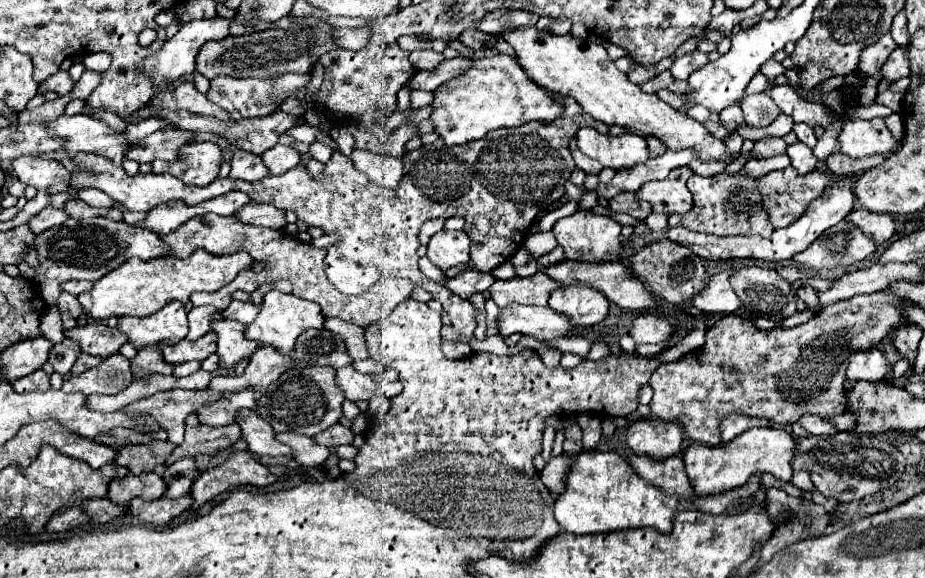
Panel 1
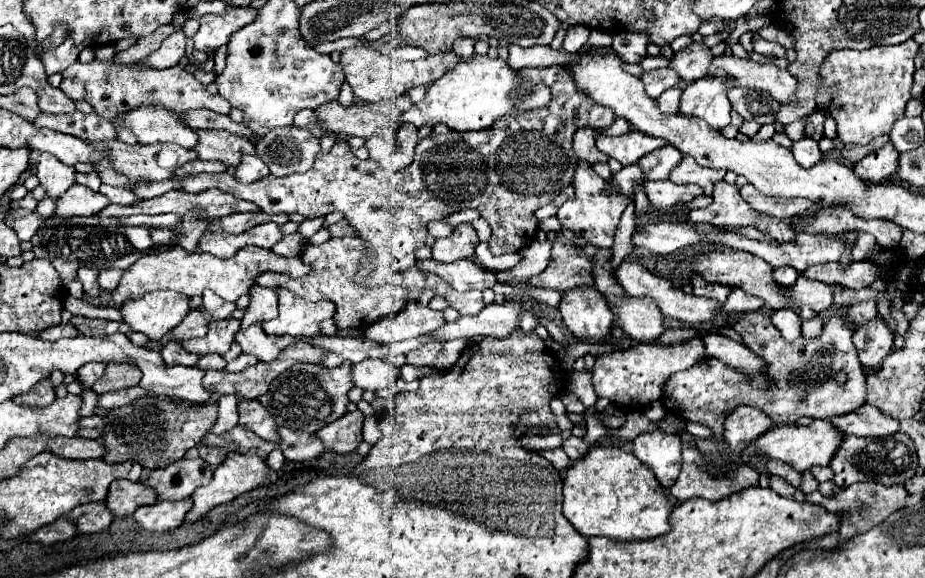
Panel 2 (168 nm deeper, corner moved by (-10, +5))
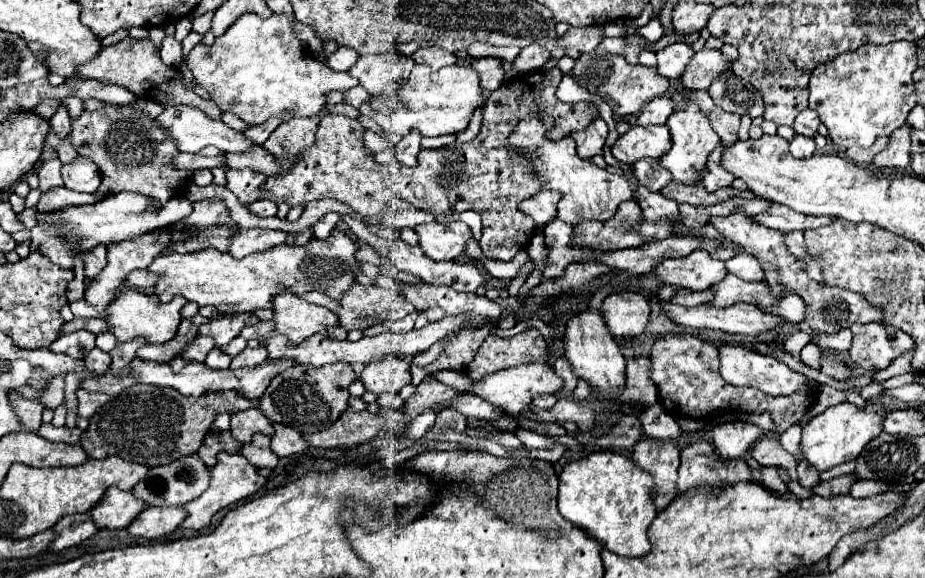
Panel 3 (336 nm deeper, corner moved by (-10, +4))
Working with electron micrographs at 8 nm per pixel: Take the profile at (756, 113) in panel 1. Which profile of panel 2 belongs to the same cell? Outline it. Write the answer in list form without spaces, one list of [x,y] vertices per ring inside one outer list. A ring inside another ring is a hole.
[[[735,88],[735,90],[729,92],[729,98],[731,98],[735,110],[745,120],[751,118],[751,120],[755,120],[759,124],[771,124],[771,122],[777,120],[781,104],[777,100],[769,98],[769,94],[765,94],[765,92],[749,92],[747,96],[741,96],[745,102],[737,102],[739,94],[741,94],[741,90]]]

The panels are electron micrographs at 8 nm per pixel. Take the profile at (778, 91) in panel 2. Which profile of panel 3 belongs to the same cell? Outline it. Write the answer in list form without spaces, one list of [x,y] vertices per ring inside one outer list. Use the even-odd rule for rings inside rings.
[[[703,47],[699,53],[693,55],[687,69],[681,75],[681,83],[687,89],[707,89],[713,79],[725,69],[731,69],[731,61],[723,61],[719,51],[711,51]]]

